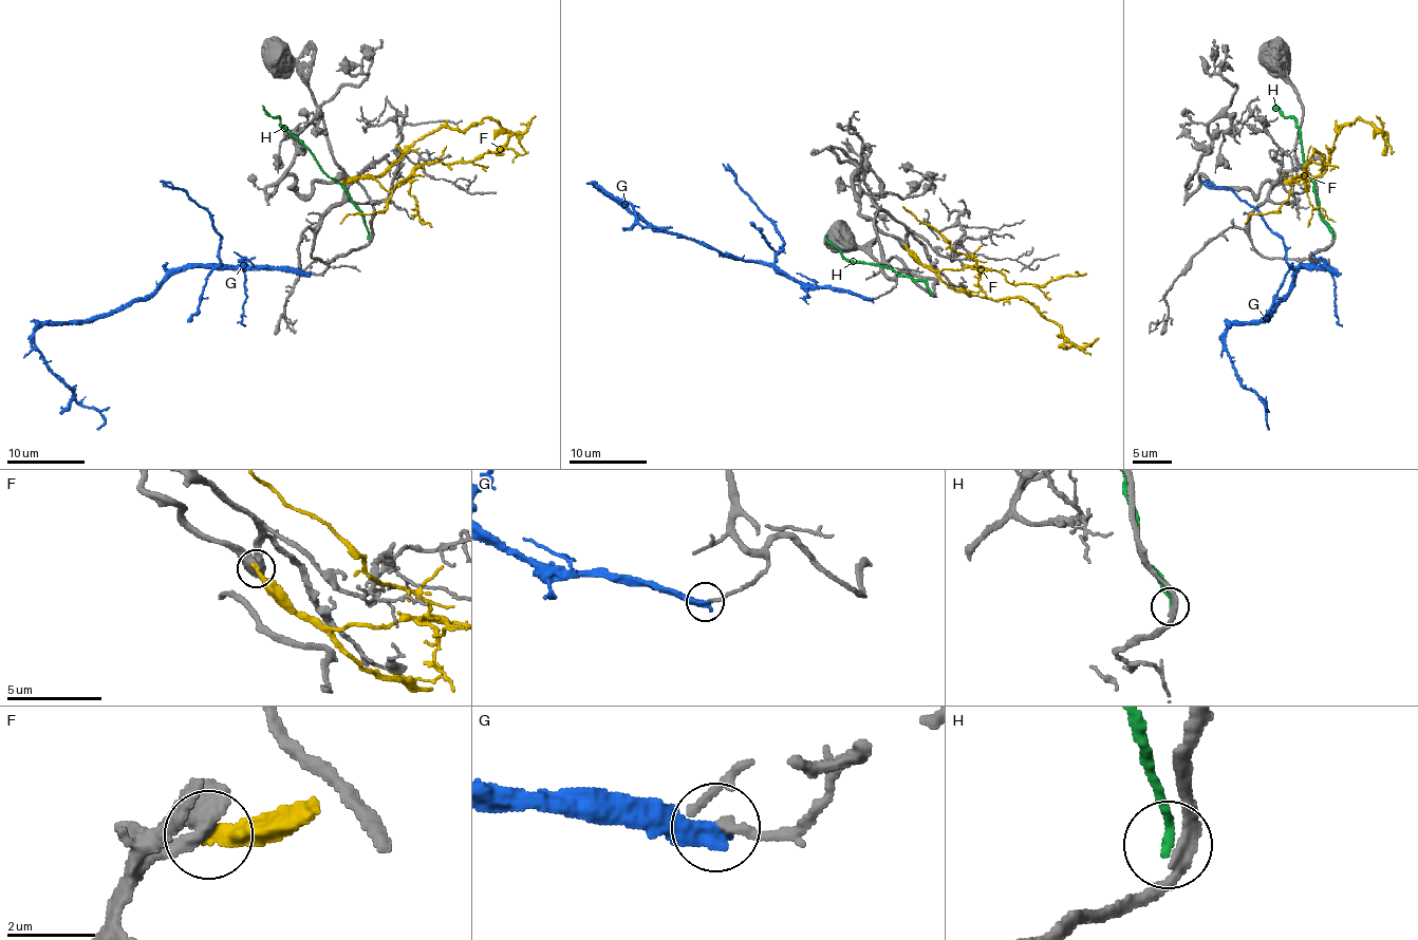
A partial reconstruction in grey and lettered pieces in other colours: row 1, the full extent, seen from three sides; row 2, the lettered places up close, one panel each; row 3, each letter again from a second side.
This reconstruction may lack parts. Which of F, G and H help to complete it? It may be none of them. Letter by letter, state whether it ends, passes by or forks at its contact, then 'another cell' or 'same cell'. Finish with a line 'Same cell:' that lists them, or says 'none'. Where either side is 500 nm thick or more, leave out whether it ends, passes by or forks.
F: it ends there; another cell
G: it ends there; another cell
H: it ends there; another cell
Same cell: none

